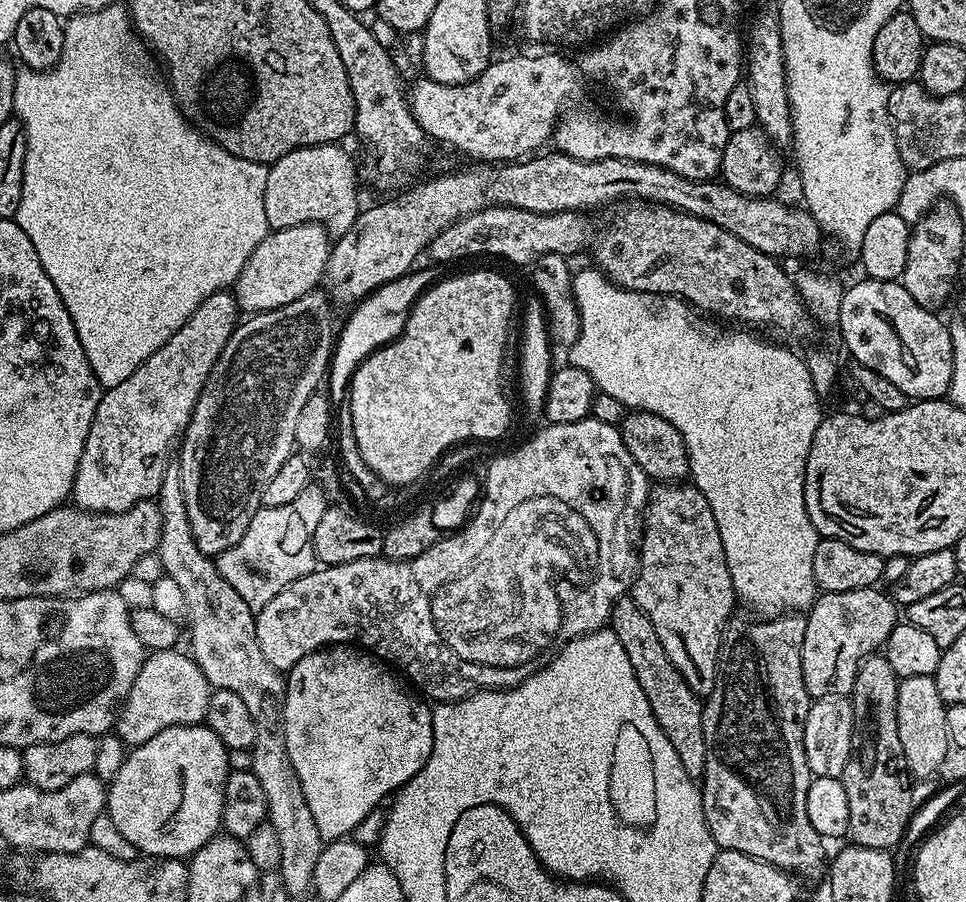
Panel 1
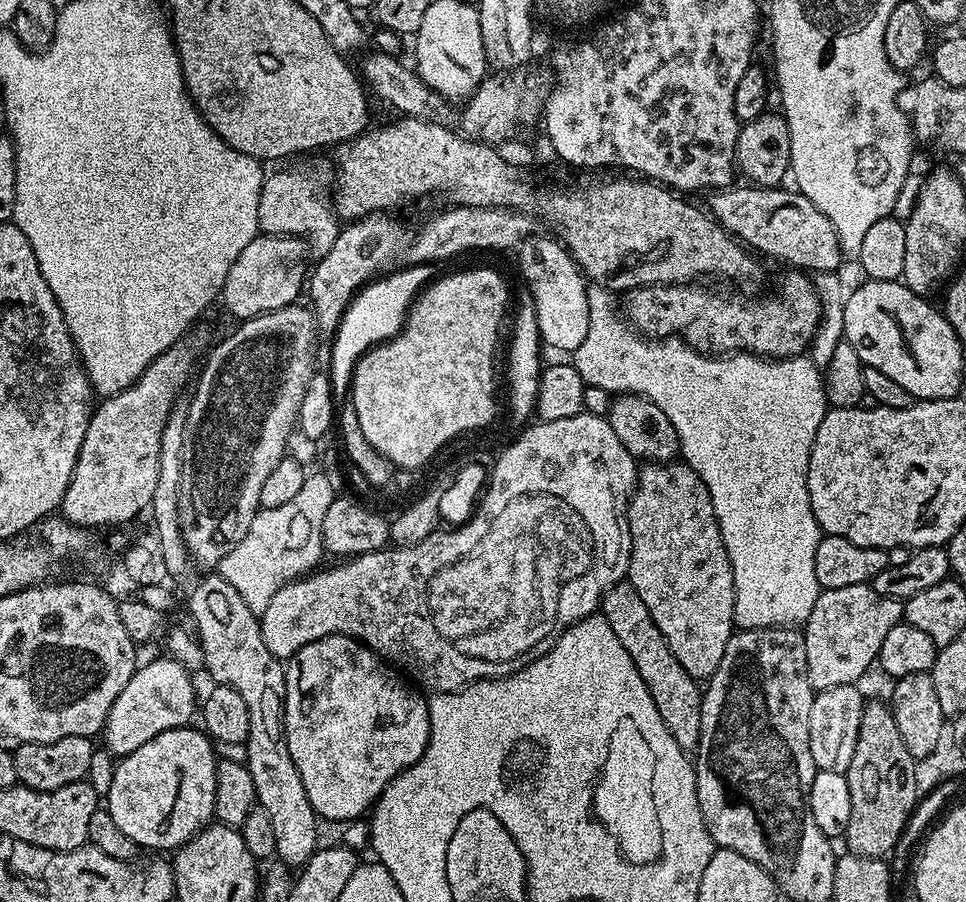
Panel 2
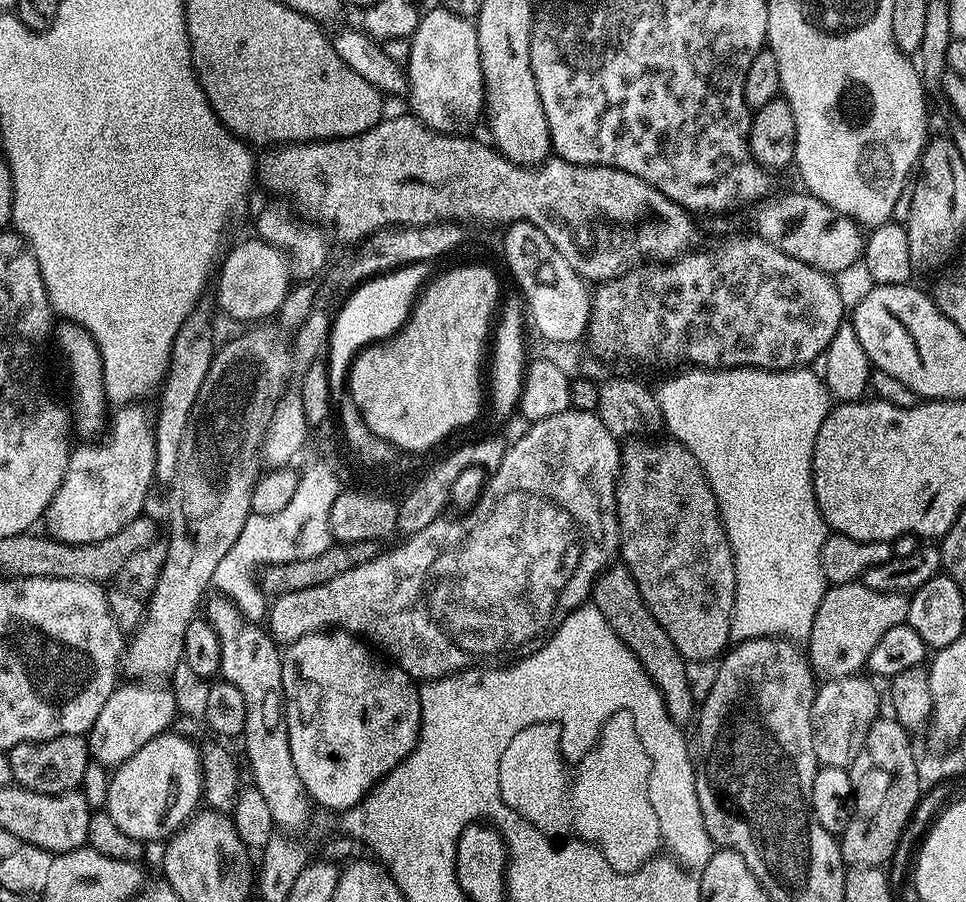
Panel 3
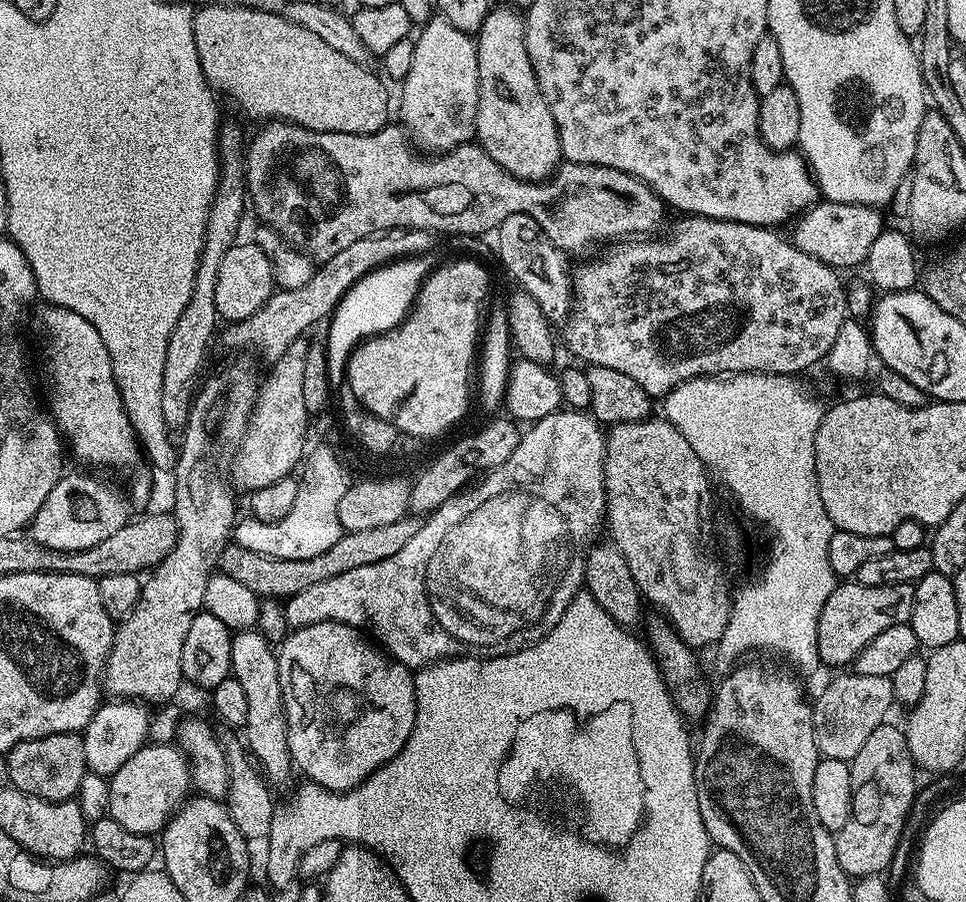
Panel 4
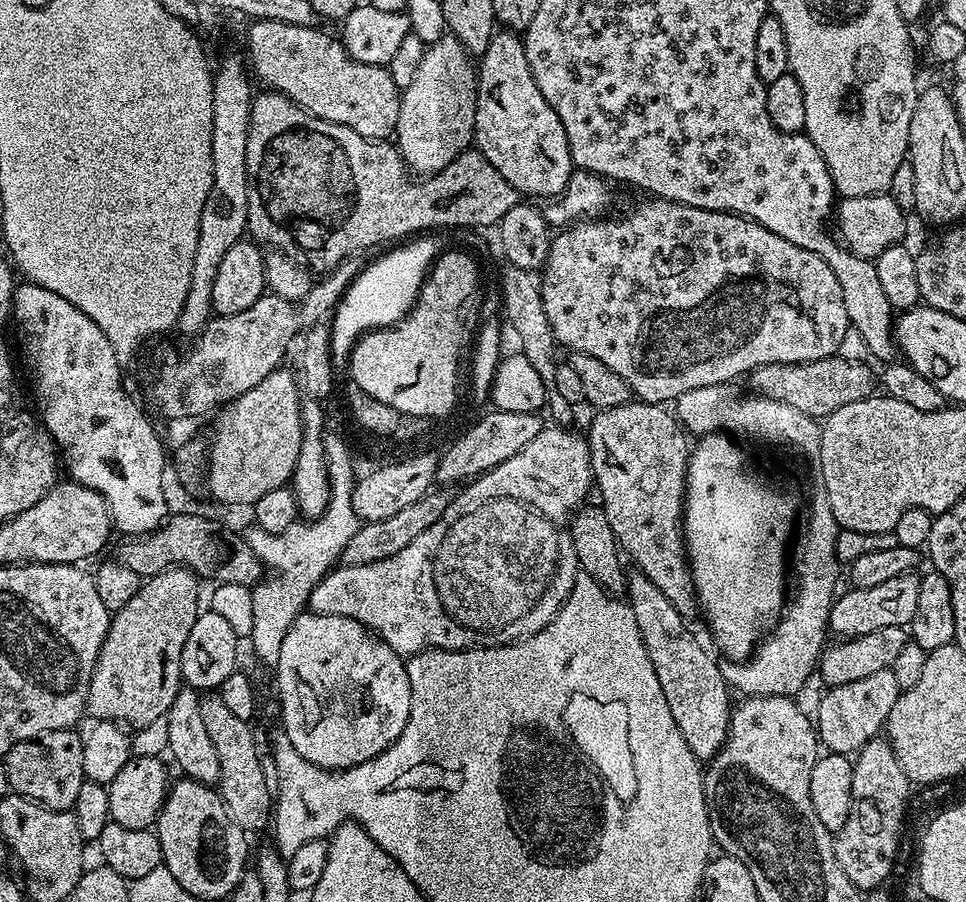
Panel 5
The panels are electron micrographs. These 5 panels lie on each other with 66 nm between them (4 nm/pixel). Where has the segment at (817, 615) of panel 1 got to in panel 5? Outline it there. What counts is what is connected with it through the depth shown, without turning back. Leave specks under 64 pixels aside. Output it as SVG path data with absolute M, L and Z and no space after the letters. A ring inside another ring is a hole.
M910 571L906 574L898 574L898 578L890 578L878 586L849 587L848 592L841 591L832 602L830 618L828 619L829 629L837 637L851 638L874 630L882 630L882 626L904 628L911 625L914 609L918 607L919 585L920 576L915 571Z

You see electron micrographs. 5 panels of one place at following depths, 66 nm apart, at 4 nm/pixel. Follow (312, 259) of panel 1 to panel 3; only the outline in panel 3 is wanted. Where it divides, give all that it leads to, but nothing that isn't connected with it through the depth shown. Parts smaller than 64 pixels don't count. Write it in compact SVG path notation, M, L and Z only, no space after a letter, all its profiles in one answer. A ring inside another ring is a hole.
M251 239L234 245L232 249L229 247L223 253L214 280L214 300L219 311L221 308L232 320L264 322L279 313L288 296L288 289L293 287L294 277L292 269L288 267L288 257L280 249L267 244L265 240Z

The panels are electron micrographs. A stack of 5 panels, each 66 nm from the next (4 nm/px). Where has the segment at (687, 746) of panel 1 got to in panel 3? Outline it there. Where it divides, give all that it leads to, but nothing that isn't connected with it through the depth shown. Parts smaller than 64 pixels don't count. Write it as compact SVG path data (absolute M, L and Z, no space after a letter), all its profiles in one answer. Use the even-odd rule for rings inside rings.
M620 562L605 568L592 586L590 603L602 610L602 618L610 622L610 630L614 630L614 634L618 634L618 638L622 638L622 642L626 642L626 646L638 658L638 662L662 694L664 705L673 722L681 726L687 726L691 720L693 723L698 712L698 700L697 697L696 700L692 697L692 684L688 681L689 665L674 646L674 642L670 642L666 630L662 630L658 618L650 614L638 590L638 582L634 582L632 571Z

